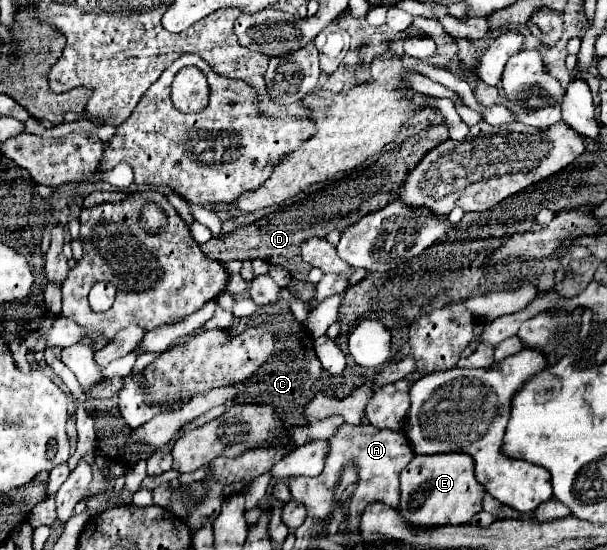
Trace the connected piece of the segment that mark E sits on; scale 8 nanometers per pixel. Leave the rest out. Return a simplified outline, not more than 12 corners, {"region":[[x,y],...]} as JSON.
{"region":[[468,454],[414,456],[400,472],[412,526],[468,524],[486,488]]}

